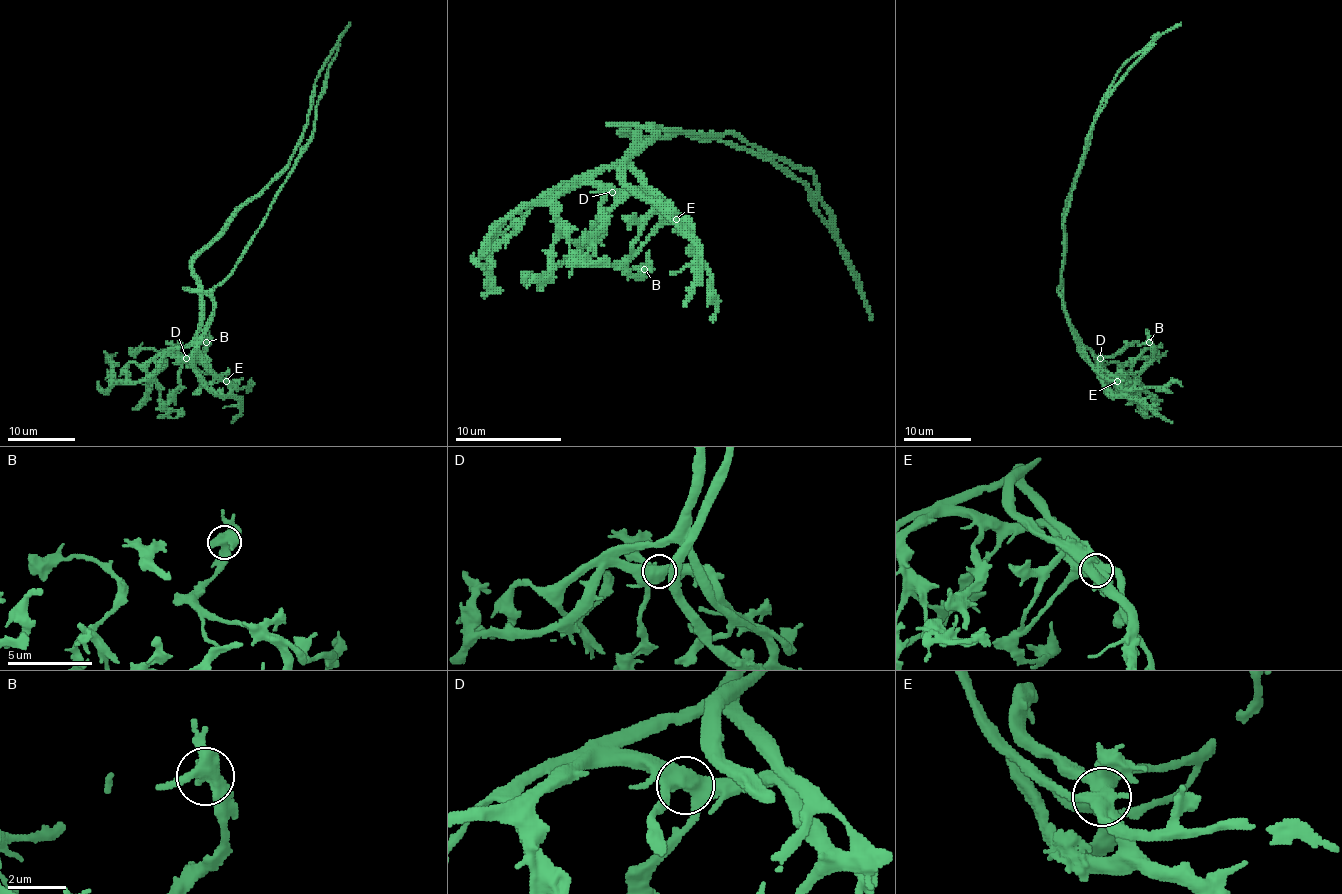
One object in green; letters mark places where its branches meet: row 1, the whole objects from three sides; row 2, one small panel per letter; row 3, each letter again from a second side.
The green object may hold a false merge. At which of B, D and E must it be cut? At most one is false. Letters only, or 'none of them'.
E

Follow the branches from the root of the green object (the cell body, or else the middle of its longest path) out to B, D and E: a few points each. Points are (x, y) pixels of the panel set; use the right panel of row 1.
B: (1063, 243), (1058, 295), (1073, 339), (1087, 359), (1097, 369), (1115, 376), (1134, 374), (1152, 359), (1149, 342)
D: (1063, 243), (1058, 295), (1065, 317), (1073, 334), (1100, 358)
E: (1063, 243), (1058, 295), (1067, 322), (1088, 363), (1104, 376), (1117, 381)

